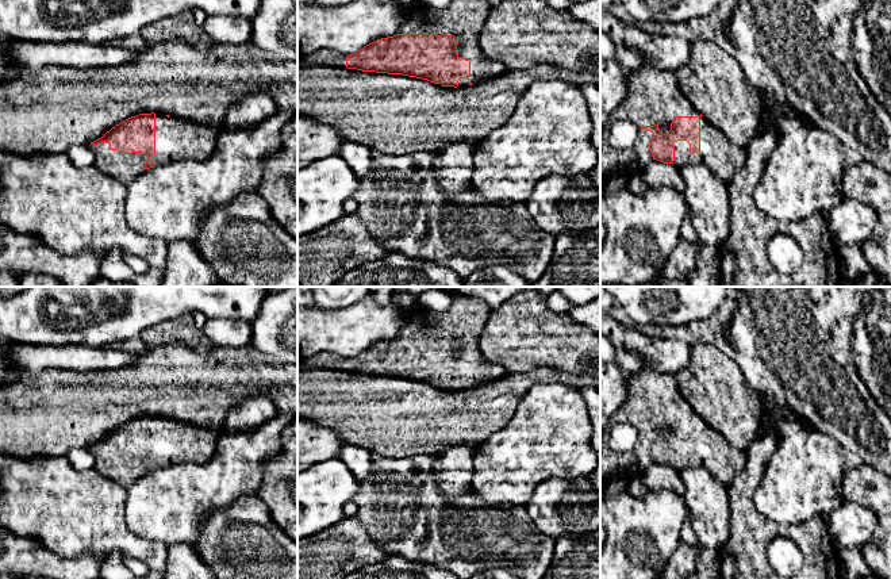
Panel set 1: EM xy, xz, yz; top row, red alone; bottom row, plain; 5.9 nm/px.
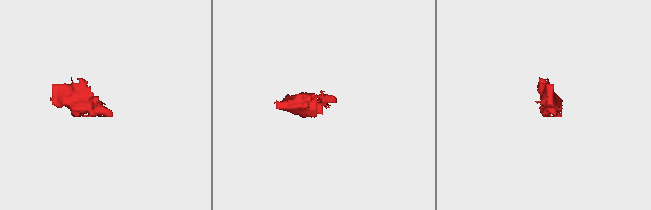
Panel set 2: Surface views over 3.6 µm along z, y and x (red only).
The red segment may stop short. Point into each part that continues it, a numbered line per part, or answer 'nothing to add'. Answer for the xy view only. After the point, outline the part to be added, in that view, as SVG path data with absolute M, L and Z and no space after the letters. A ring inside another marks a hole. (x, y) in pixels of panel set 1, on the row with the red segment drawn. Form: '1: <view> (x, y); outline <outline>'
1: xy (125, 168); outline M108 142L89 147L95 154L93 165L124 187L147 172L143 166L149 157L143 153L124 154L123 152L110 150Z

